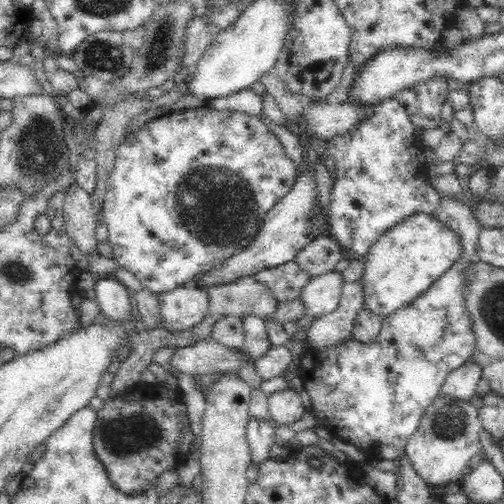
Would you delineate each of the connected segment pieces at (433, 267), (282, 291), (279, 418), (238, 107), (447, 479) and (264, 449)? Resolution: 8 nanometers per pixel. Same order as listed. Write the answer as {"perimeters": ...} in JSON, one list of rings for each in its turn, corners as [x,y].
{"perimeters":[[[[411,214],[378,236],[364,256],[364,307],[385,317],[424,294],[442,274],[454,267],[464,254],[464,243],[436,215]]],[[[290,261],[277,267],[263,270],[254,279],[270,287],[278,301],[289,301],[300,297],[304,286],[310,282],[311,274],[302,269],[296,261]]],[[[292,389],[272,392],[267,396],[268,411],[278,424],[292,424],[306,412],[298,393]]],[[[251,89],[239,90],[230,96],[214,98],[212,101],[207,101],[206,106],[218,112],[238,112],[266,121],[264,110],[262,111],[262,96]]],[[[439,397],[421,416],[418,428],[408,438],[405,450],[417,474],[430,488],[444,490],[451,481],[460,482],[468,462],[482,453],[478,431],[482,428],[478,408],[469,402]]],[[[250,416],[245,433],[250,447],[251,463],[262,464],[264,460],[270,458],[270,446],[278,442],[276,427],[255,416]]]]}

